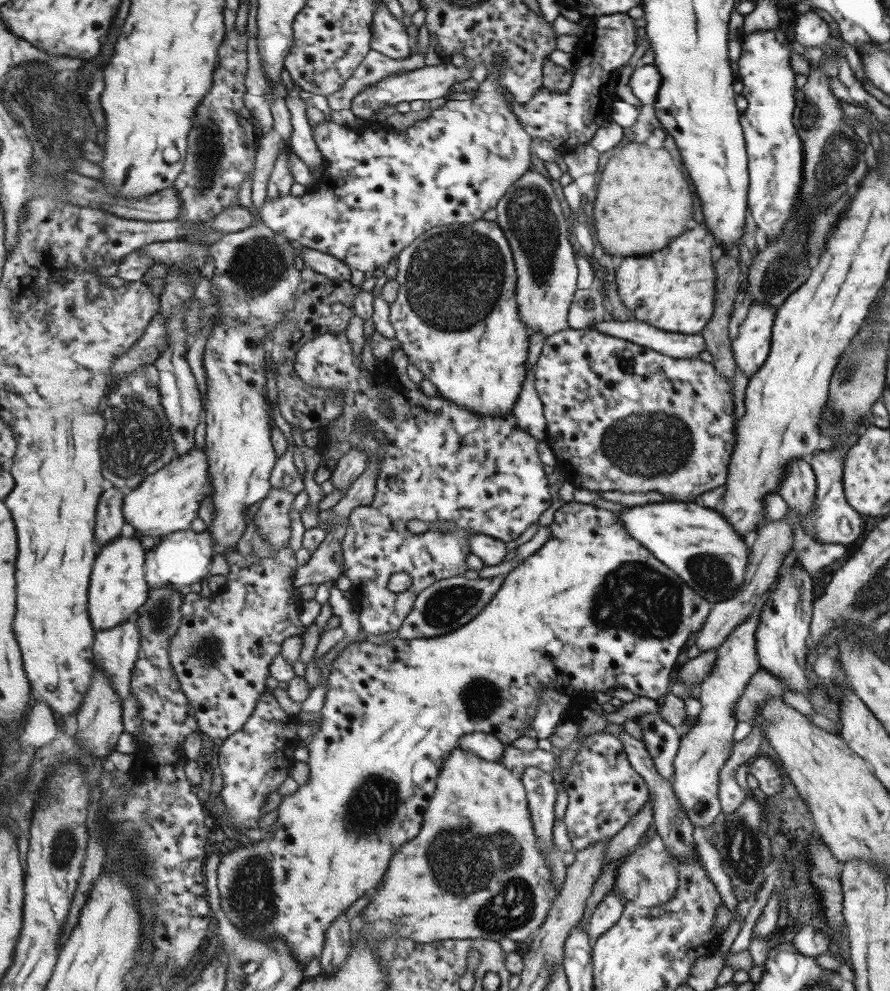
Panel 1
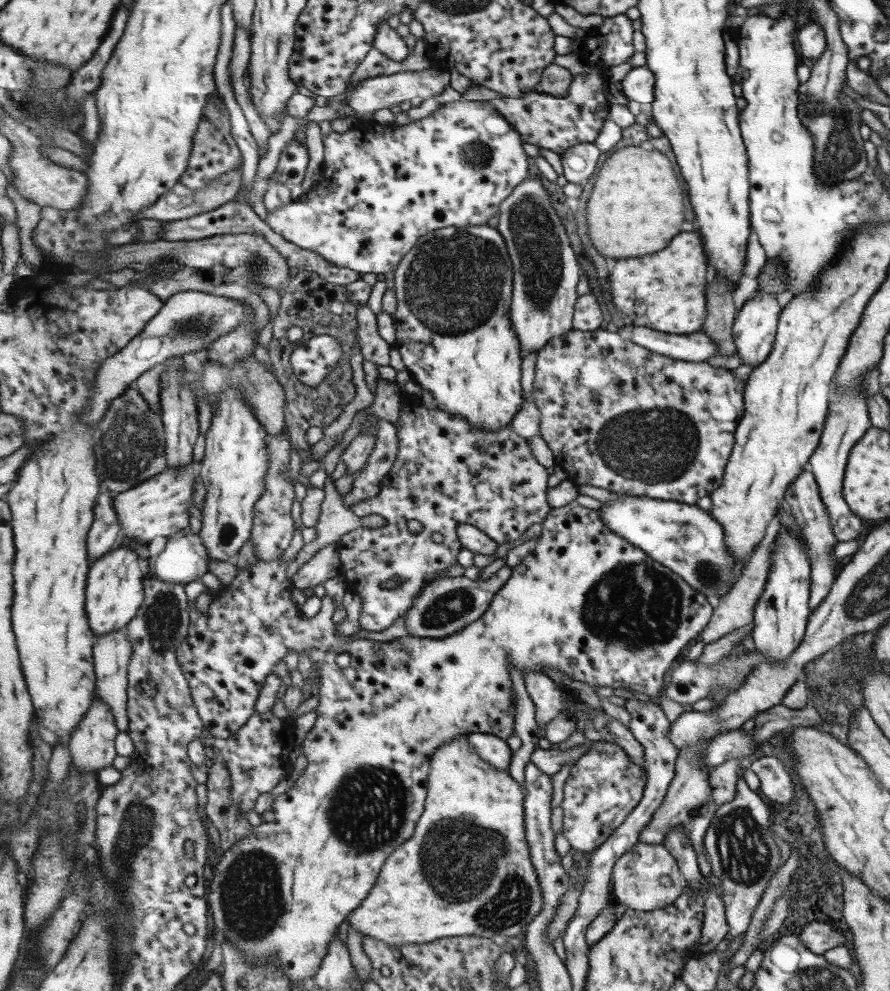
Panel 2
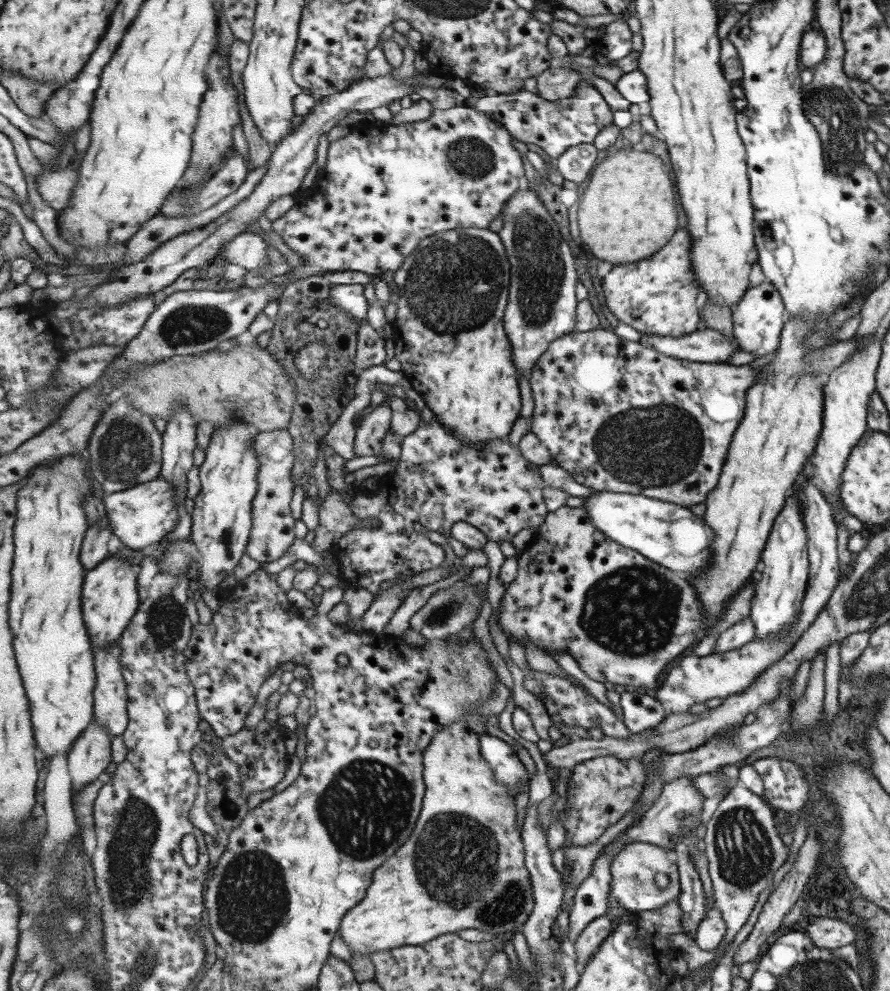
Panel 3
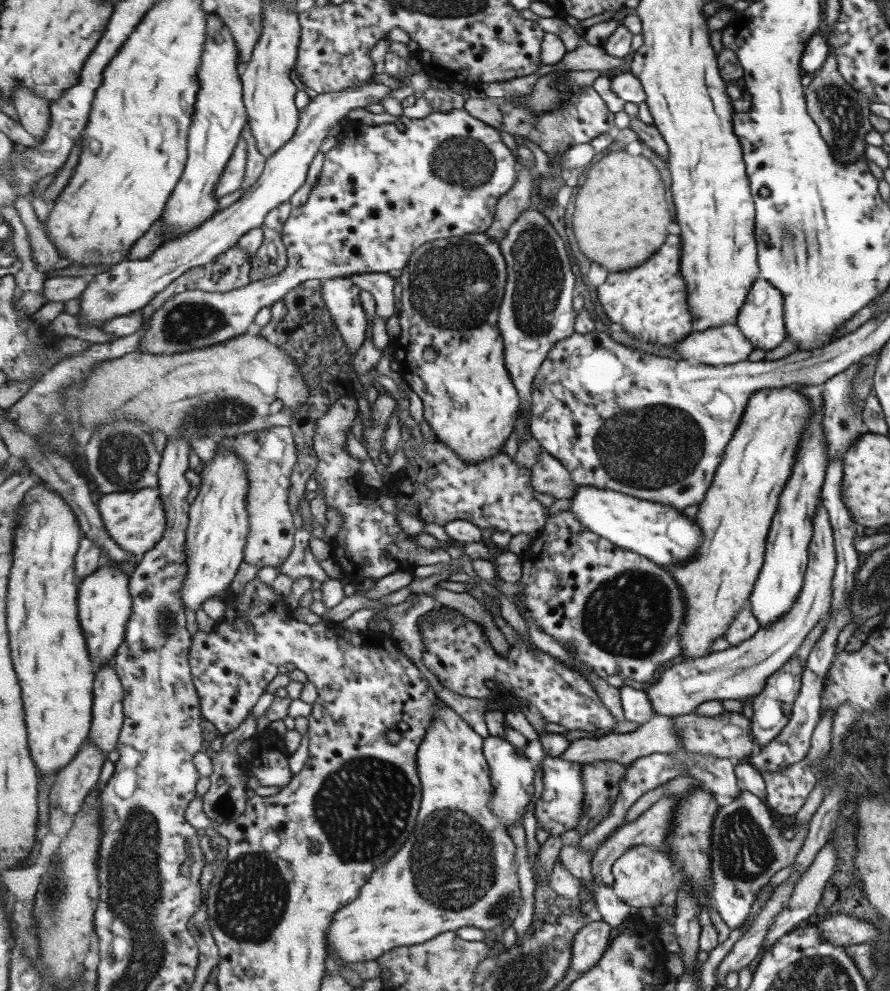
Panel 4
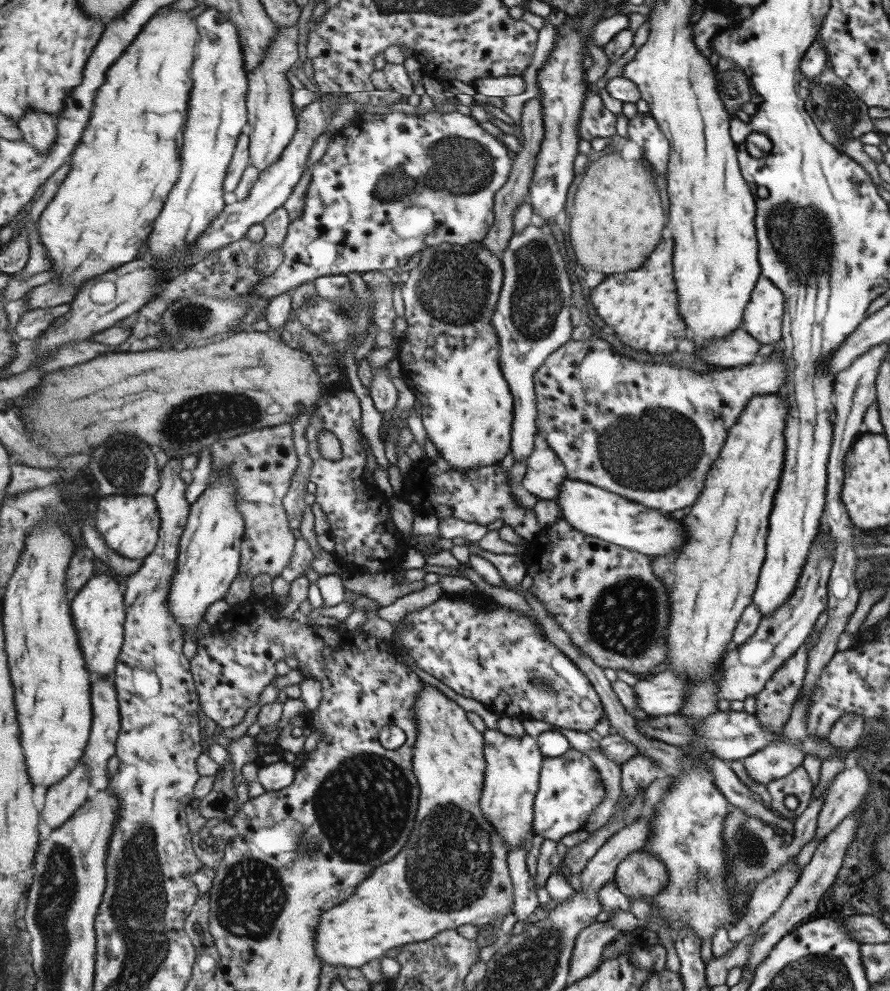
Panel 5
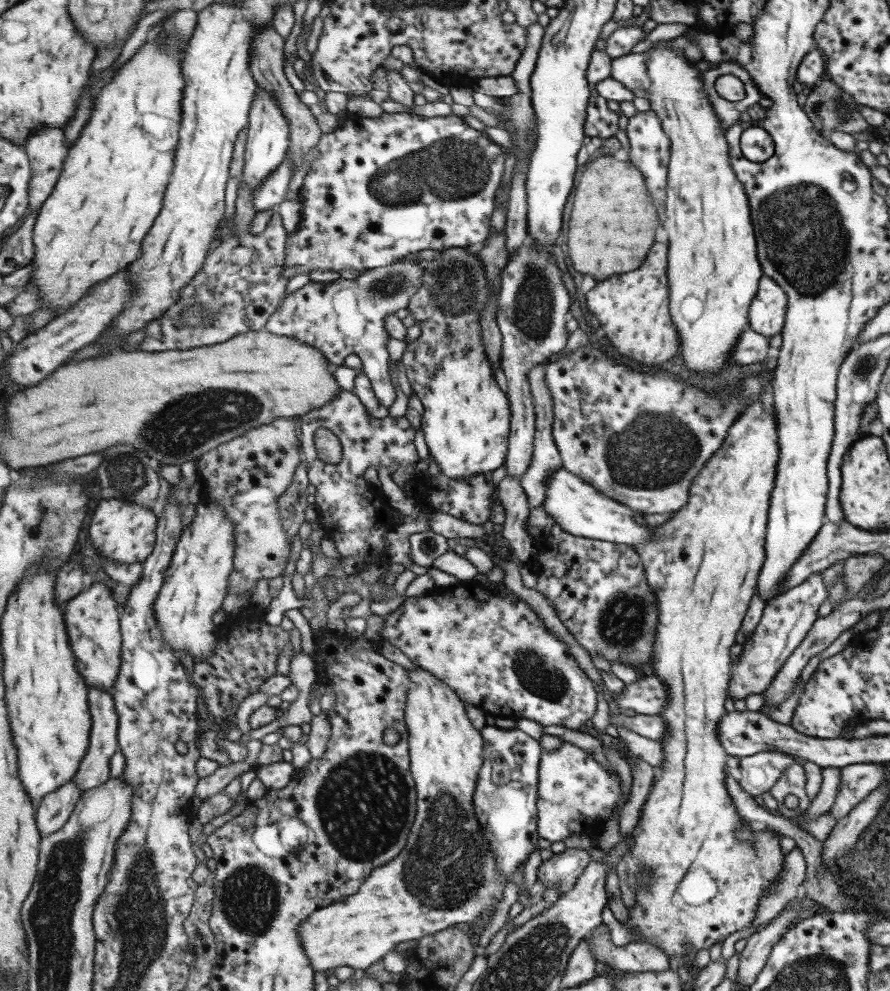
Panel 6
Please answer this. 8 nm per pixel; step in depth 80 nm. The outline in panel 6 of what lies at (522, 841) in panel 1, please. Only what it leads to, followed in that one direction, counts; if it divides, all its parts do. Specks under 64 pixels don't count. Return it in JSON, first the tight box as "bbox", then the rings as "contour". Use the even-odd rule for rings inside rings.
{"bbox":[300,667,507,972],"contour":[[[419,667],[411,671],[409,677],[412,683],[406,713],[412,775],[418,792],[416,821],[404,851],[389,864],[374,871],[357,895],[313,912],[307,922],[300,924],[305,953],[317,972],[339,966],[347,966],[350,970],[369,968],[373,962],[380,962],[386,954],[400,947],[436,935],[454,924],[470,924],[472,920],[493,915],[495,905],[503,900],[507,881],[497,863],[496,852],[485,842],[475,805],[477,783],[484,766],[484,736],[473,726],[468,704],[452,686]]]}

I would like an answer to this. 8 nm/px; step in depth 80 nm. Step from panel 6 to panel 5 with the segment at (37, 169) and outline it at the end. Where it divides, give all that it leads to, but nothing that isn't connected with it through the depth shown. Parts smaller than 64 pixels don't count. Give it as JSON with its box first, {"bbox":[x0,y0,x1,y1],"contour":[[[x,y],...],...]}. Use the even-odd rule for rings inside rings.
{"bbox":[17,110,58,152],"contour":[[[28,110],[24,118],[17,124],[23,133],[23,140],[27,141],[38,152],[50,150],[58,139],[58,120],[55,114],[42,110]]]}

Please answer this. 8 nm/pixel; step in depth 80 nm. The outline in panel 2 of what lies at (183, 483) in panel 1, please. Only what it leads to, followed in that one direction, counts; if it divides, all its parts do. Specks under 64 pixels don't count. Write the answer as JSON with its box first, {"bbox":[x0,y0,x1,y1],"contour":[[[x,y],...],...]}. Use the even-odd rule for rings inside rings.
{"bbox":[114,460,202,544],"contour":[[[193,460],[185,467],[167,468],[167,471],[152,476],[134,489],[120,492],[114,498],[114,507],[118,511],[121,527],[125,531],[127,542],[146,544],[157,536],[169,538],[173,534],[189,529],[188,510],[194,504],[196,482],[200,480],[202,462]]]}

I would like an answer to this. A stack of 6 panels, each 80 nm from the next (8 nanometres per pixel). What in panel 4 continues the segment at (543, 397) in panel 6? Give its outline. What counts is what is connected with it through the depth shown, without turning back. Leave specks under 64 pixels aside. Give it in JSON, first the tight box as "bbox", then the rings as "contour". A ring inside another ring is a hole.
{"bbox":[532,449,576,499],"contour":[[[545,449],[532,467],[532,484],[536,492],[549,494],[556,499],[570,498],[576,487],[565,466]]]}

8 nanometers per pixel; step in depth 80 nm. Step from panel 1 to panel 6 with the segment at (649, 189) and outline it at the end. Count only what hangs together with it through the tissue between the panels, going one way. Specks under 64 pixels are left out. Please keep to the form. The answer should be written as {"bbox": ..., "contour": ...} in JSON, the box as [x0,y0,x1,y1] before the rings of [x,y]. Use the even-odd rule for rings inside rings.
{"bbox":[567,154,659,282],"contour":[[[607,154],[587,163],[585,170],[581,172],[577,180],[576,192],[573,192],[571,216],[567,220],[567,226],[569,226],[567,248],[569,248],[573,270],[577,270],[582,275],[589,274],[599,282],[599,278],[605,280],[610,276],[639,268],[649,246],[653,244],[653,234],[659,222],[655,216],[655,208],[651,206],[645,194],[643,176],[639,170],[631,162],[616,160],[612,155]]]}

